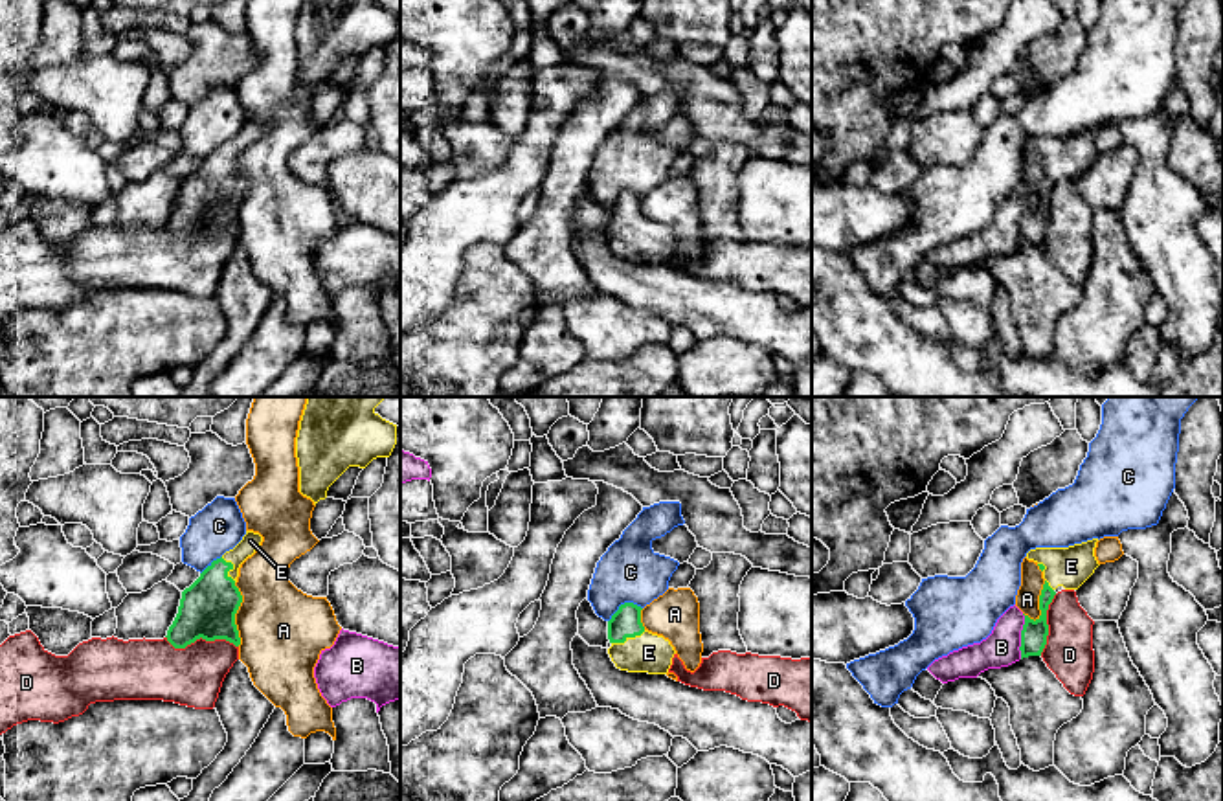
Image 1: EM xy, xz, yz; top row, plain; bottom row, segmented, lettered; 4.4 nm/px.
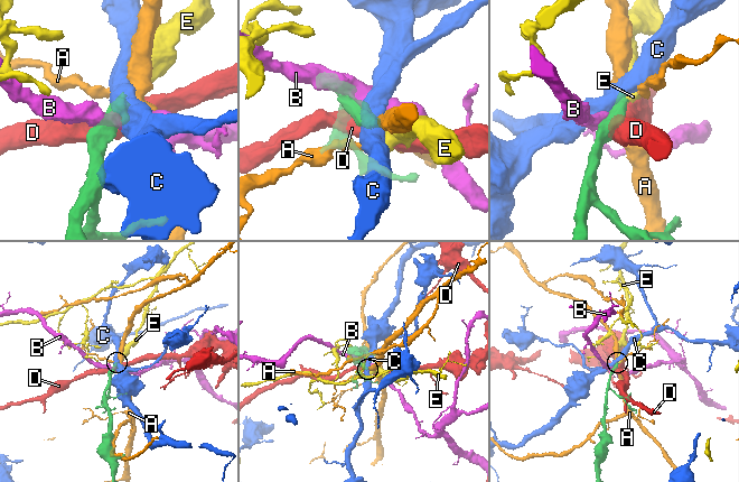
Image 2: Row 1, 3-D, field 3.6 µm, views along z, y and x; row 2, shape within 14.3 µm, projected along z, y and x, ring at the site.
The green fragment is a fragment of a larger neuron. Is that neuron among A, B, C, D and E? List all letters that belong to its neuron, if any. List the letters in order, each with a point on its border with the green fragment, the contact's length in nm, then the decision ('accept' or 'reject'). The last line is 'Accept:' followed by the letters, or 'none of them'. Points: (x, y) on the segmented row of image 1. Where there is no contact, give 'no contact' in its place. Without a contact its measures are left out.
A: xy (235, 612) | 280 nm | reject
B: yz (1021, 636) | 200 nm | reject
C: xz (625, 603) | 170 nm | reject
D: xy (201, 636) | 320 nm | reject
E: xz (628, 636) | 160 nm | accept
Accept: E

